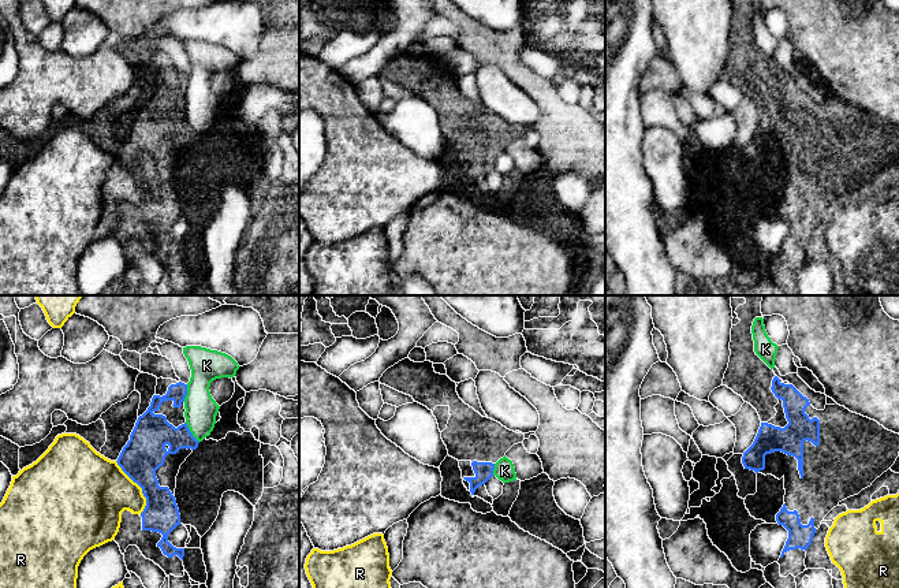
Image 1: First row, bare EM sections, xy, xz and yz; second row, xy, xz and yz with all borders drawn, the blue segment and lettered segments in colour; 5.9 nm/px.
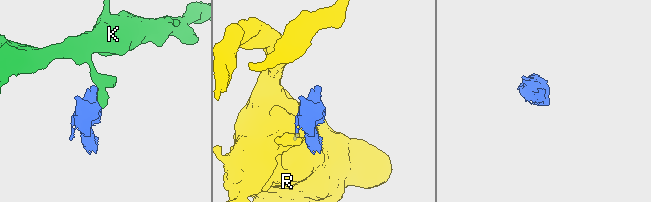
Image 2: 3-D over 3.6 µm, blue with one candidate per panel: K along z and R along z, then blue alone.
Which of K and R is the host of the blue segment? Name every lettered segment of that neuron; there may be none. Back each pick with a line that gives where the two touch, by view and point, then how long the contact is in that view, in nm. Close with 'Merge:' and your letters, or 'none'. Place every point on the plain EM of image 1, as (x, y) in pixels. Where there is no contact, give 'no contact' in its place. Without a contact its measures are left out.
Merge: none

